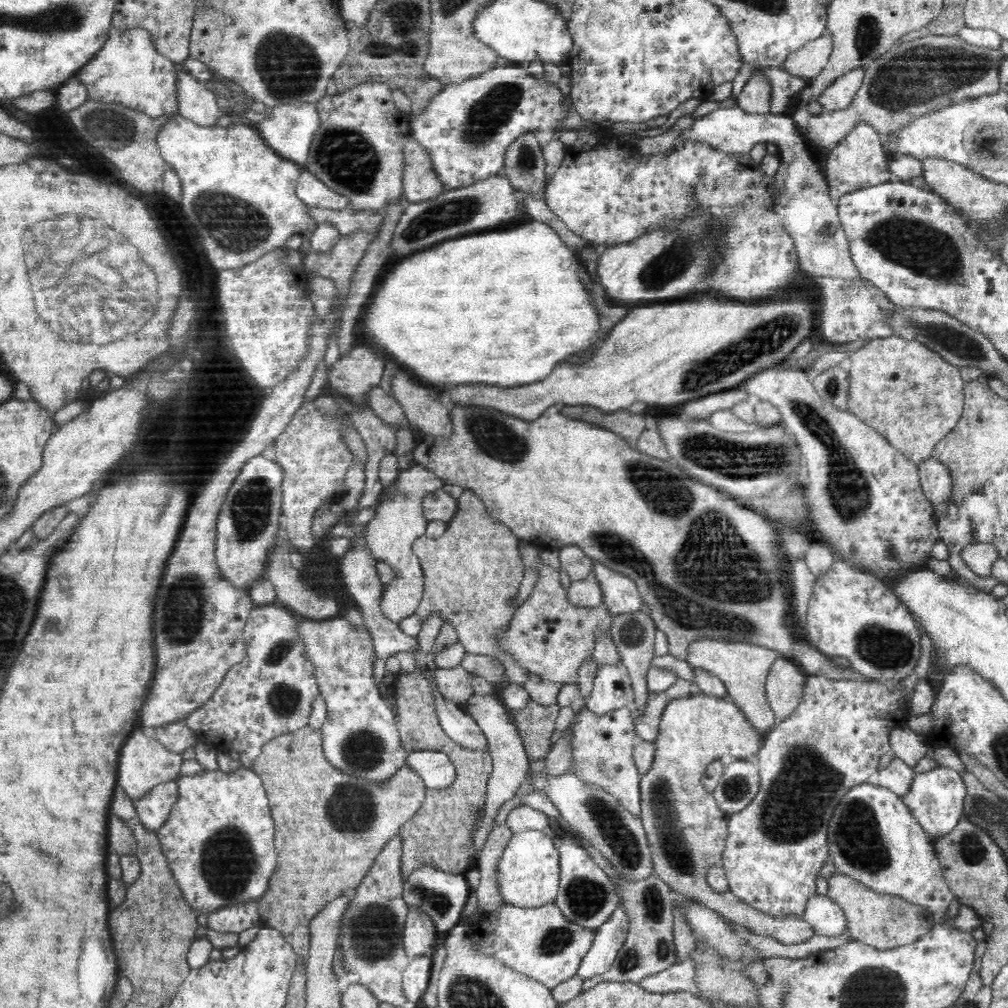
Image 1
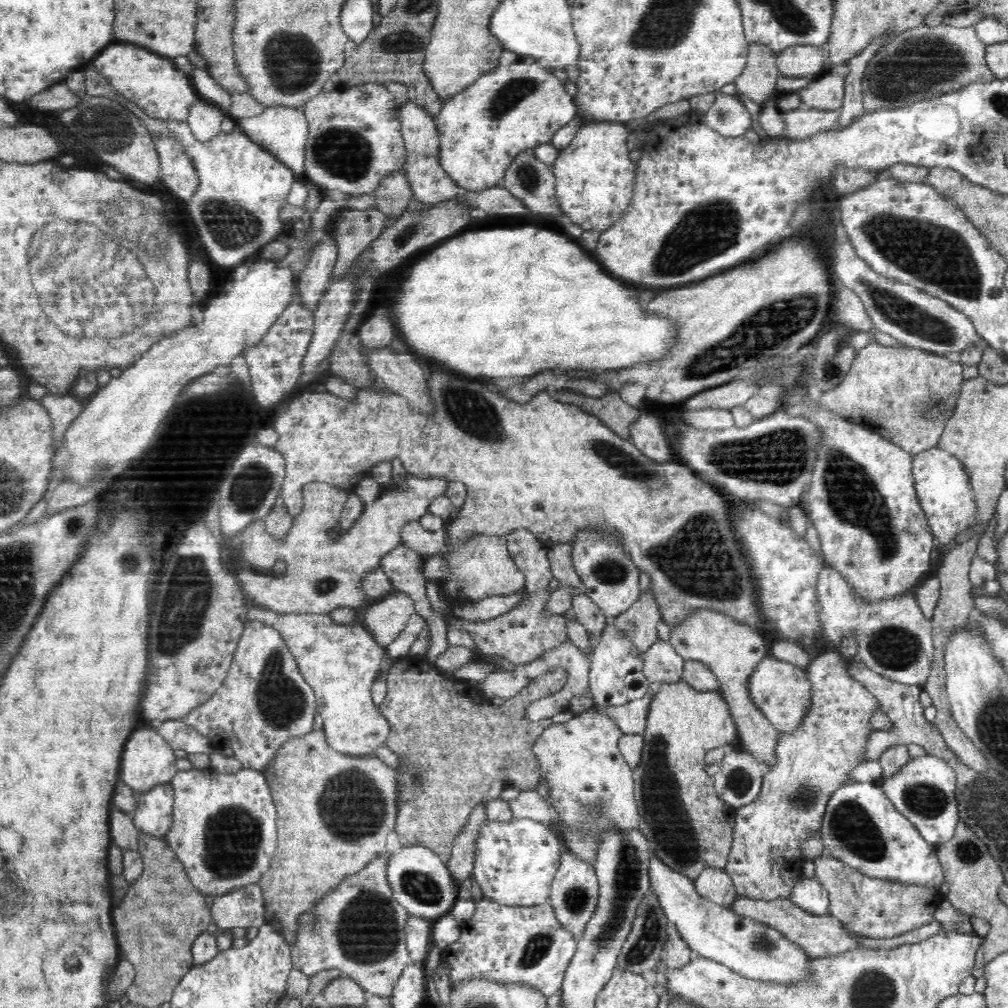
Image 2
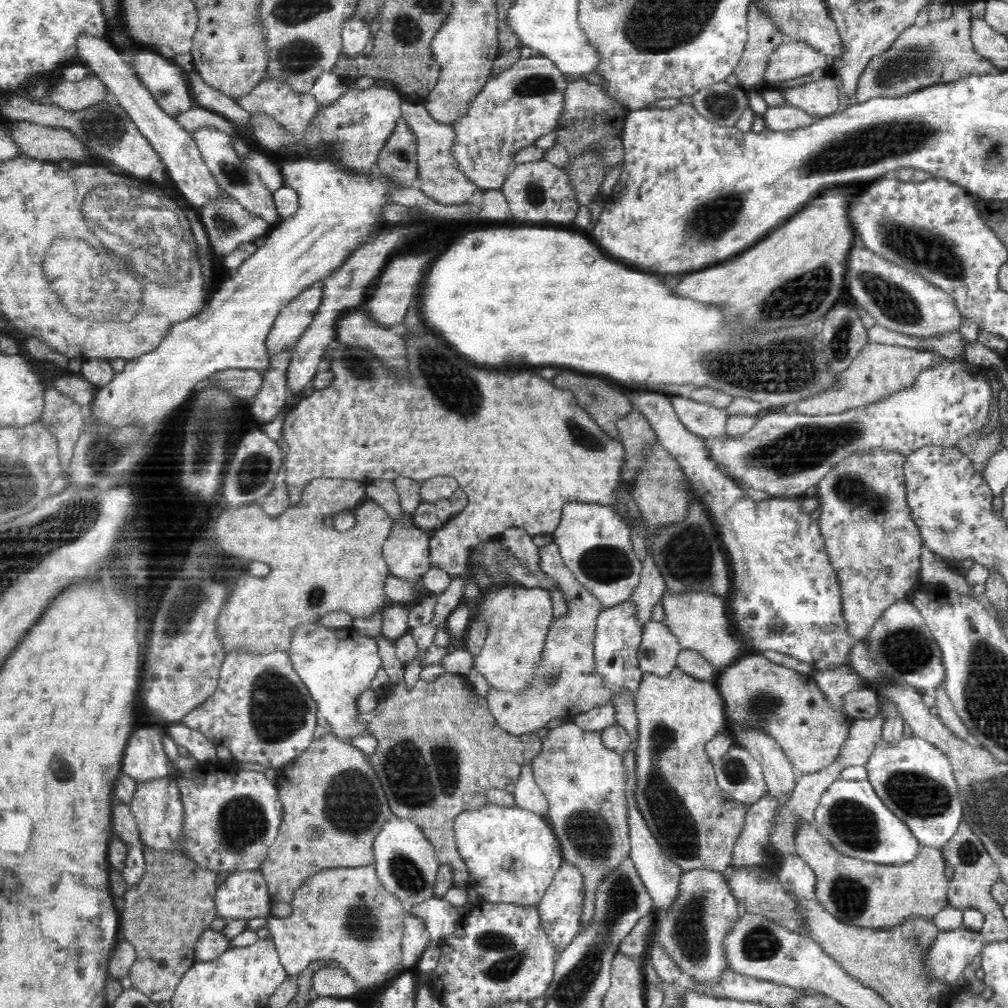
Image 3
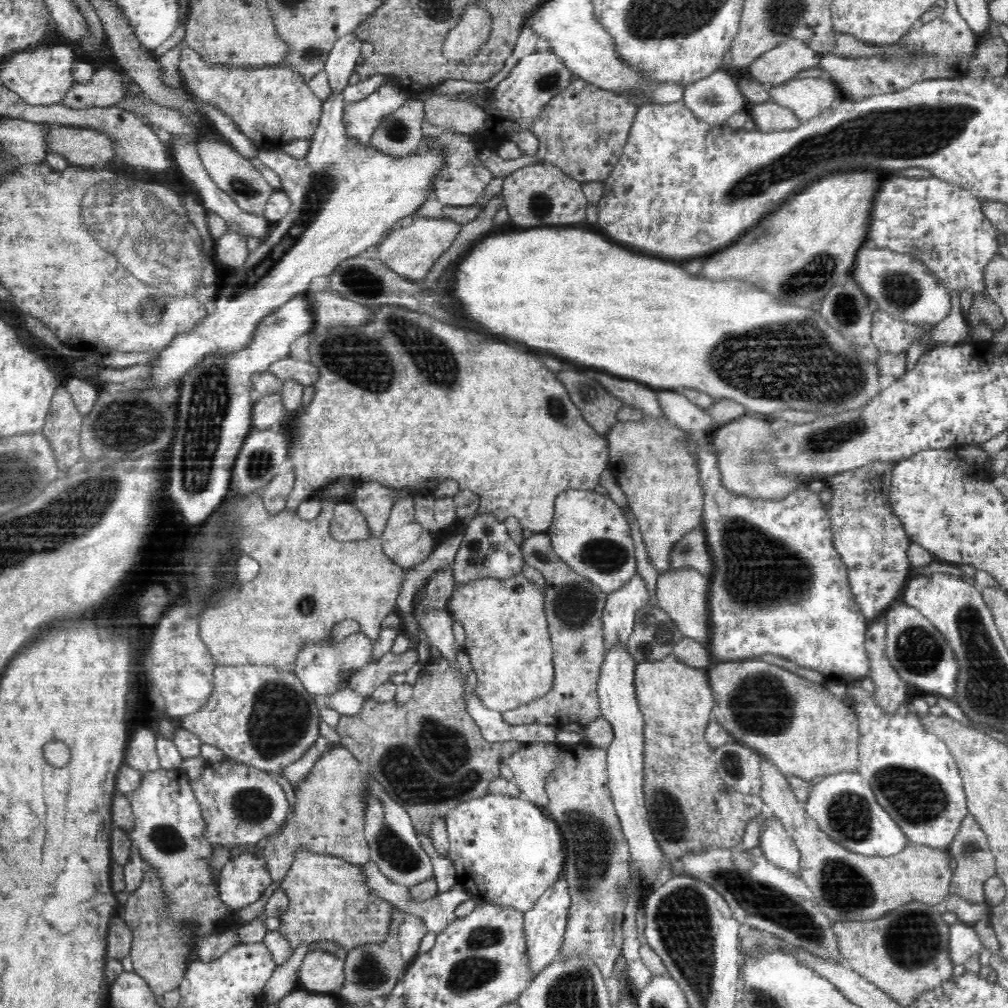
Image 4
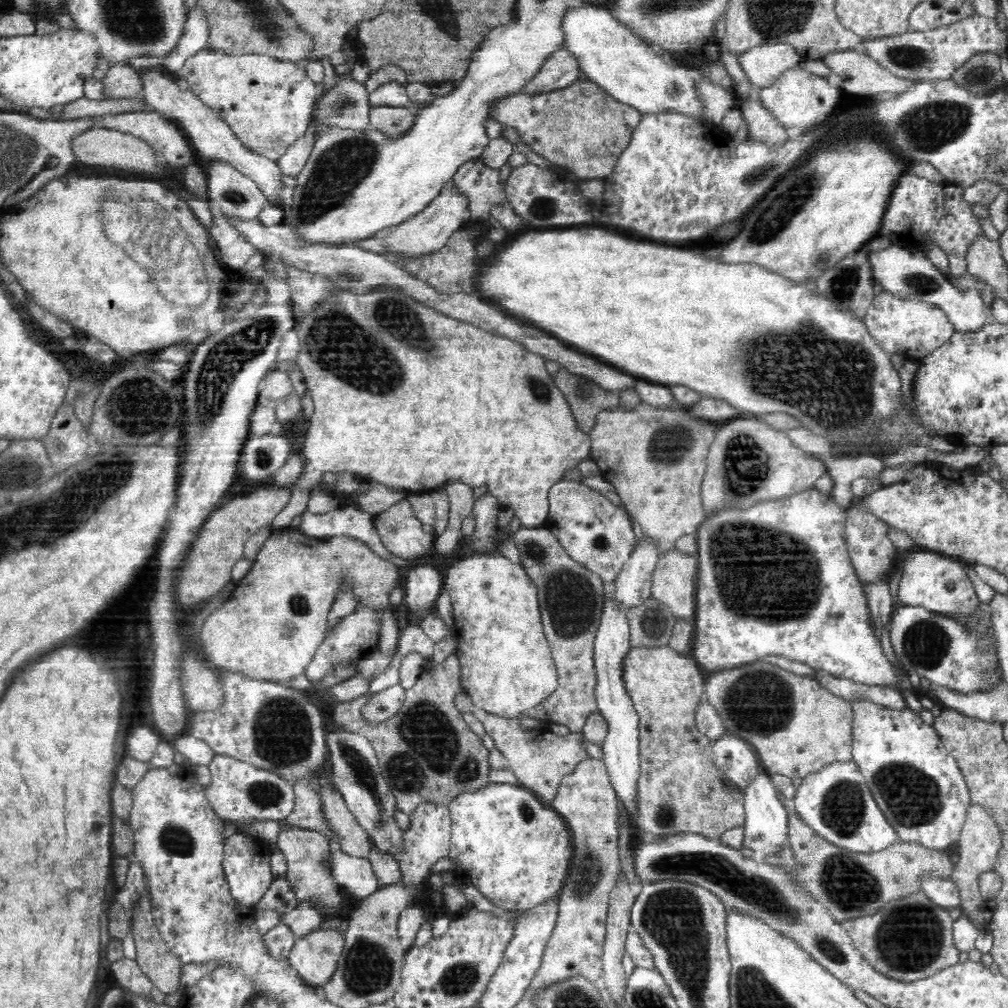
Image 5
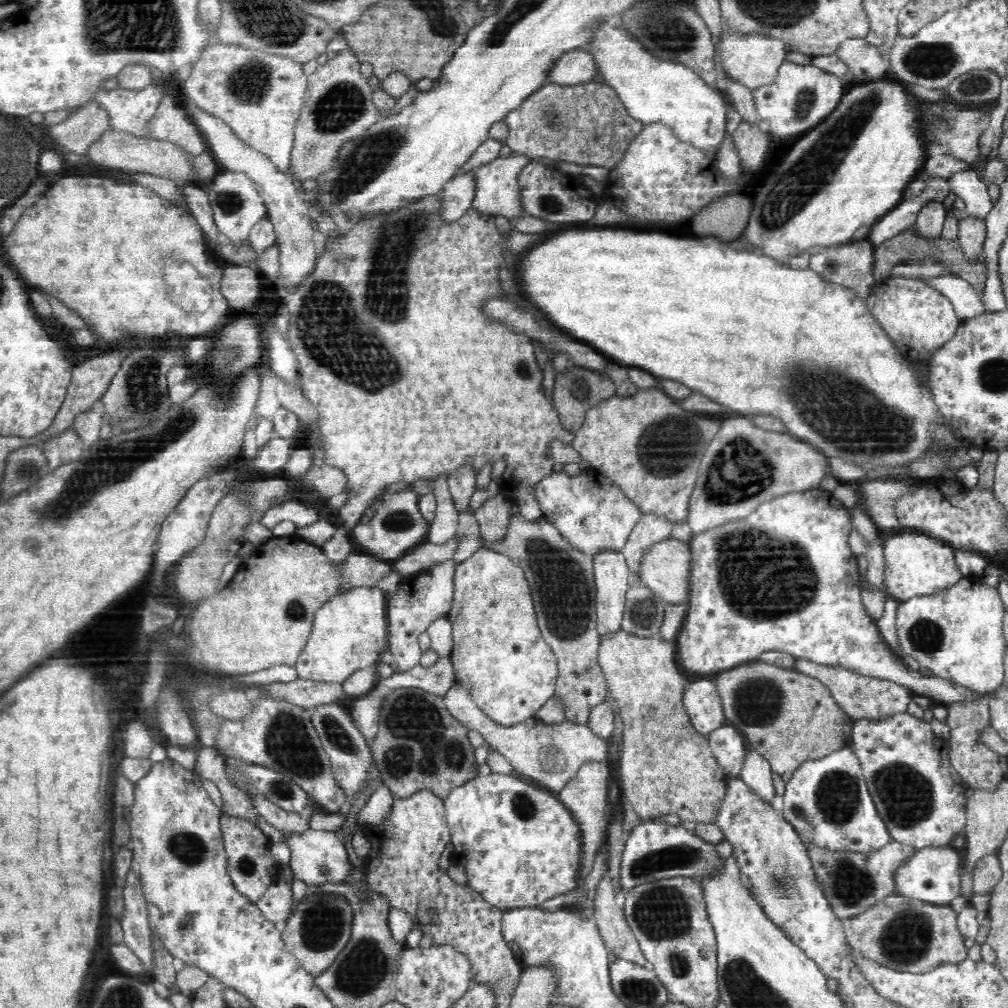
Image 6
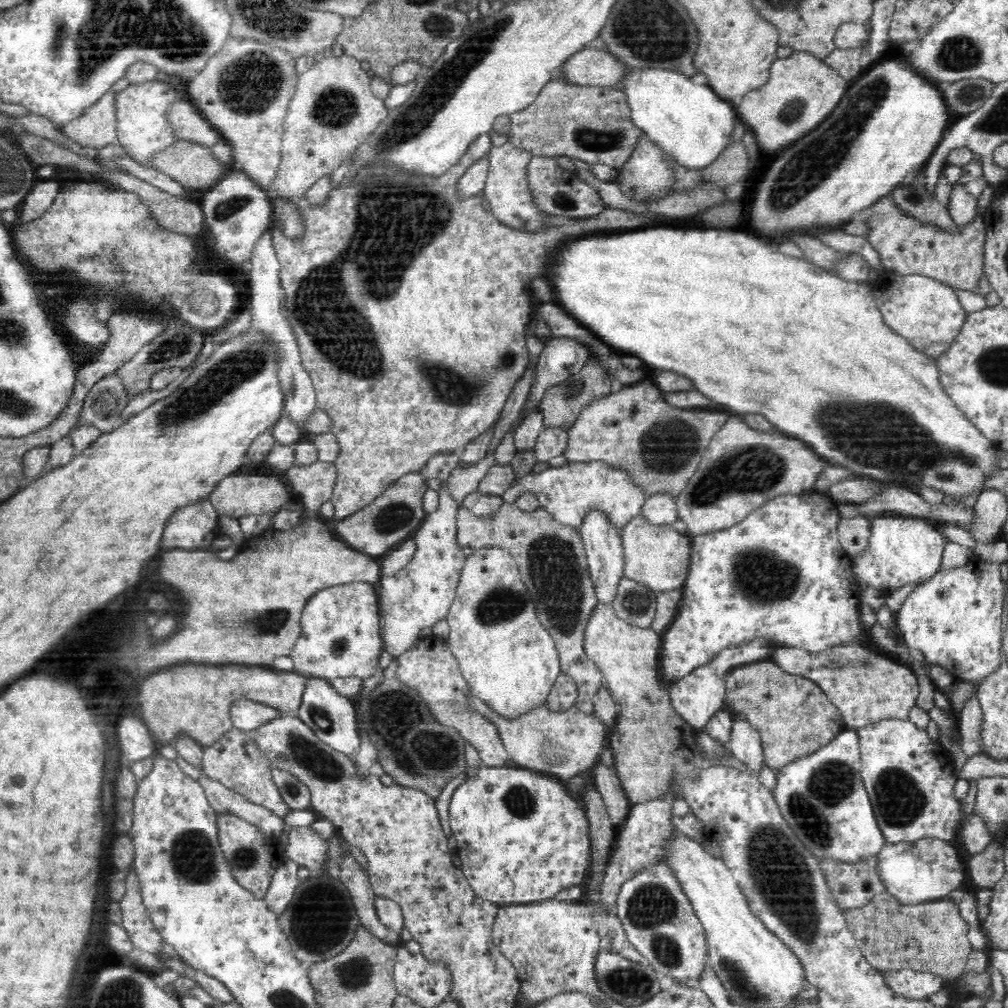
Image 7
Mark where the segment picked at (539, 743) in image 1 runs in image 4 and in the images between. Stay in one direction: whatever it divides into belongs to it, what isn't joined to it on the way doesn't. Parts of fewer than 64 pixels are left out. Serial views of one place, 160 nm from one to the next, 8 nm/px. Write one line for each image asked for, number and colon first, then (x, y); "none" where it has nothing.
2: (457, 750)
3: (440, 750)
4: (429, 755)

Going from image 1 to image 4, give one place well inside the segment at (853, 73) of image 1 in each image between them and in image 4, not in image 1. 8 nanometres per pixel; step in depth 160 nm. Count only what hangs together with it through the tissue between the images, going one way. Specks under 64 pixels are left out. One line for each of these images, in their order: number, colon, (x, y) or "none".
2: (825, 93)
3: (821, 98)
4: (808, 97)

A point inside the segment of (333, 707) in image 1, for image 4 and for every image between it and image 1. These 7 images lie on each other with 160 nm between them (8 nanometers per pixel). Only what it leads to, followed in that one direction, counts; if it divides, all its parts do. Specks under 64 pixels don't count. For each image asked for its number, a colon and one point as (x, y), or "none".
2: (340, 662)
3: (337, 665)
4: (321, 667)

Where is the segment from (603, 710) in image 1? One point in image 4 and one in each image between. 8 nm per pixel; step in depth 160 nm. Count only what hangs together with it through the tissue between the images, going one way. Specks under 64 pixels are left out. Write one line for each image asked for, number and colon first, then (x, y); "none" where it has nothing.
2: (616, 677)
3: (618, 634)
4: (618, 617)

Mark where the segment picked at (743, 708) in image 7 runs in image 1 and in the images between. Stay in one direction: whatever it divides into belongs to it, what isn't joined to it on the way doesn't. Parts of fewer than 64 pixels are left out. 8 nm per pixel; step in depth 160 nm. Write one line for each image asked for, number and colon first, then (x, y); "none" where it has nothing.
1: (786, 680)
2: (782, 691)
3: (789, 706)
4: (806, 731)
5: (797, 727)
6: (788, 717)

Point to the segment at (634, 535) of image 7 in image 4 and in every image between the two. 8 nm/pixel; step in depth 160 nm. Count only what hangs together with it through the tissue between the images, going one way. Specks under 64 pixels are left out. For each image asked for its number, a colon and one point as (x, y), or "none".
4: (684, 595)
5: (674, 577)
6: (666, 567)

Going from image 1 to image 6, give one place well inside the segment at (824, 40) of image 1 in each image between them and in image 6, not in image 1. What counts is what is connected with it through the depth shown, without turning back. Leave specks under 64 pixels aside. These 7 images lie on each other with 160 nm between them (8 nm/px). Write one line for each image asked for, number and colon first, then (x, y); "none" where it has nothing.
2: (800, 61)
3: (793, 59)
4: (779, 65)
5: (763, 65)
6: (753, 60)

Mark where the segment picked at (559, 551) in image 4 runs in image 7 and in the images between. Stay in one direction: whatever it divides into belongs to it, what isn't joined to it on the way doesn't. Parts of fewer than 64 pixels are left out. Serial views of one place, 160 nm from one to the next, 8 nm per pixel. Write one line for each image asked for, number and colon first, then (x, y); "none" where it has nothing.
5: (597, 534)
6: (591, 513)
7: (568, 492)

